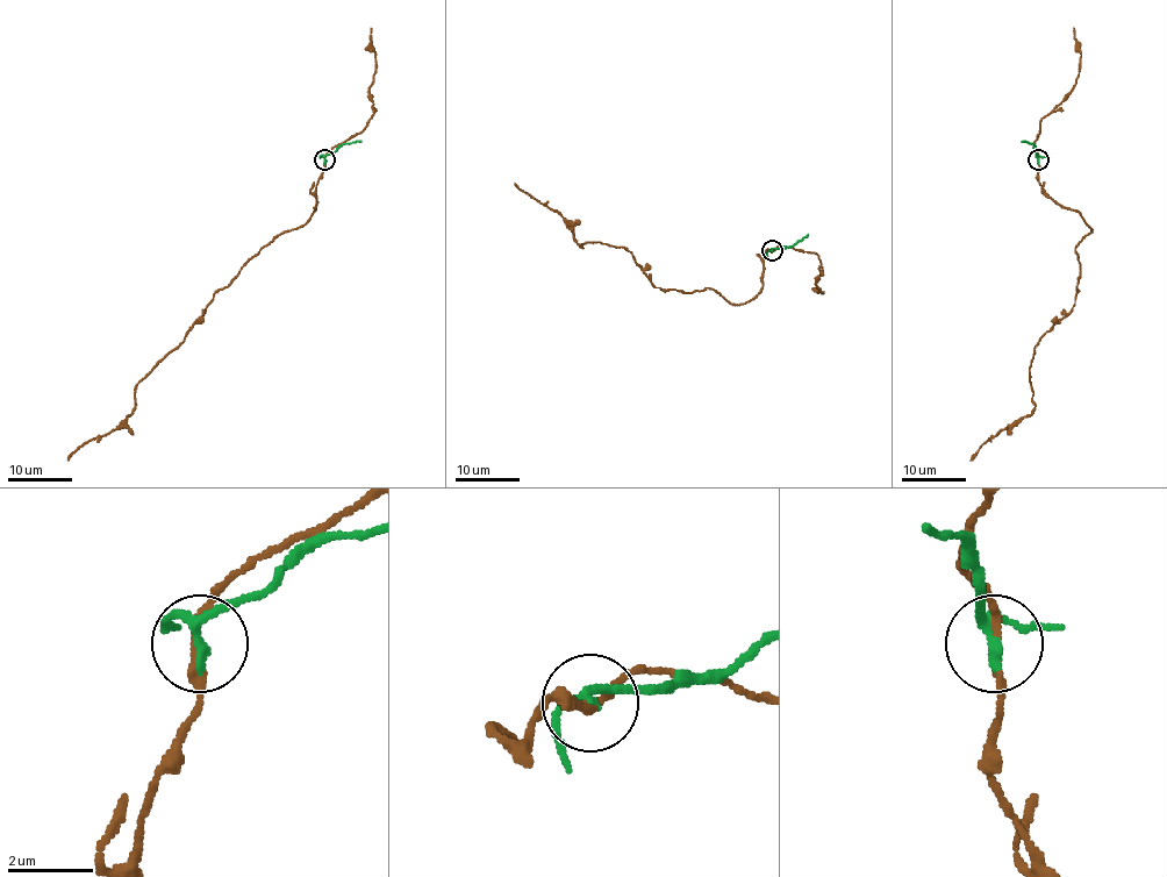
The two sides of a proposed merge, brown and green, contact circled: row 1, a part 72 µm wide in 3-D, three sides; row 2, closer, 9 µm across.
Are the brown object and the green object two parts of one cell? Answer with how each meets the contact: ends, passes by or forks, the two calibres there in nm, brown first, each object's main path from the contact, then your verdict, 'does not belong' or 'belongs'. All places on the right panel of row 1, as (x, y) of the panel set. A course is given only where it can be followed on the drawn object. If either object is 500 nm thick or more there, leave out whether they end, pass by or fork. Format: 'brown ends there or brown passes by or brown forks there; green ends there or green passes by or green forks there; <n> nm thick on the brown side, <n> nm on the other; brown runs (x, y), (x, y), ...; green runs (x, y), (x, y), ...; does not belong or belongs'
brown passes by; green passes by; 170 nm thick on the brown side, 220 nm on the other; brown runs (1038, 159), (1043, 190), (1092, 229), (1076, 246), (1073, 308), (1035, 347), (1035, 411), (985, 442), (971, 460); green runs (1038, 159), (1032, 144), (1022, 141); belongs

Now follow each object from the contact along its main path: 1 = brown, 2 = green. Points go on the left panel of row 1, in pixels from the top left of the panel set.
1: (323, 159), (315, 208), (302, 225), (277, 234), (215, 293), (186, 336), (138, 383), (135, 411), (67, 460)
2: (326, 159), (343, 144), (360, 141)

